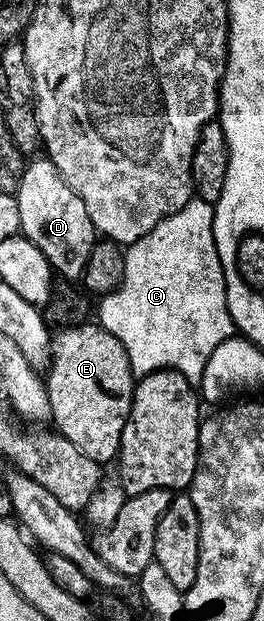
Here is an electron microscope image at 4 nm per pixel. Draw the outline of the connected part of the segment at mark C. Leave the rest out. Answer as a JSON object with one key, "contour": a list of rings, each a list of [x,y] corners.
{"contour":[[[192,198],[179,212],[172,213],[171,216],[167,216],[161,220],[159,224],[155,224],[155,228],[151,228],[151,232],[147,232],[147,236],[128,243],[127,249],[125,250],[123,280],[117,290],[113,290],[110,294],[106,294],[100,299],[101,307],[98,310],[96,307],[95,314],[101,317],[98,318],[99,325],[107,332],[111,332],[111,336],[115,336],[119,340],[119,344],[123,344],[134,375],[144,376],[156,370],[178,370],[187,381],[194,384],[200,383],[201,377],[203,376],[203,368],[207,368],[207,360],[211,356],[211,352],[215,352],[215,348],[219,348],[219,344],[223,344],[223,340],[234,337],[235,329],[231,316],[228,315],[227,300],[224,298],[223,267],[219,262],[219,254],[215,250],[213,207],[214,205],[212,203],[198,198]]]}

